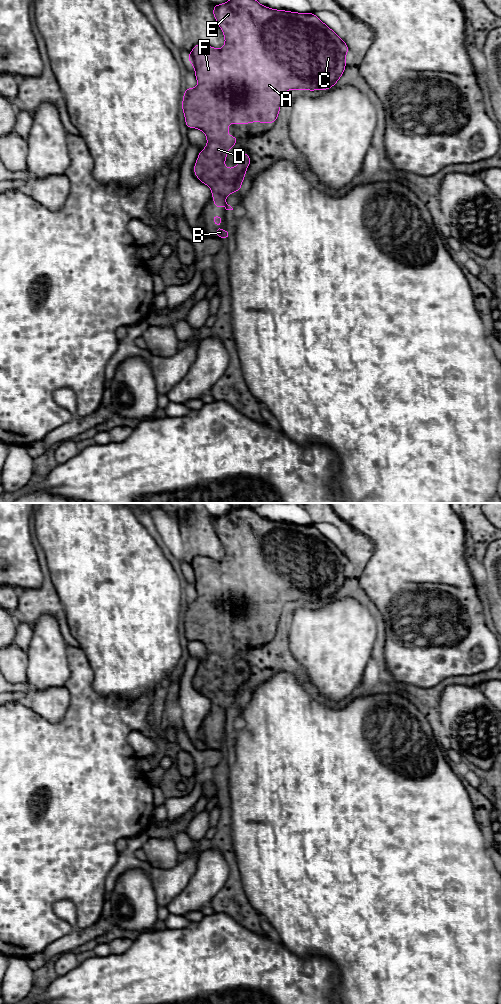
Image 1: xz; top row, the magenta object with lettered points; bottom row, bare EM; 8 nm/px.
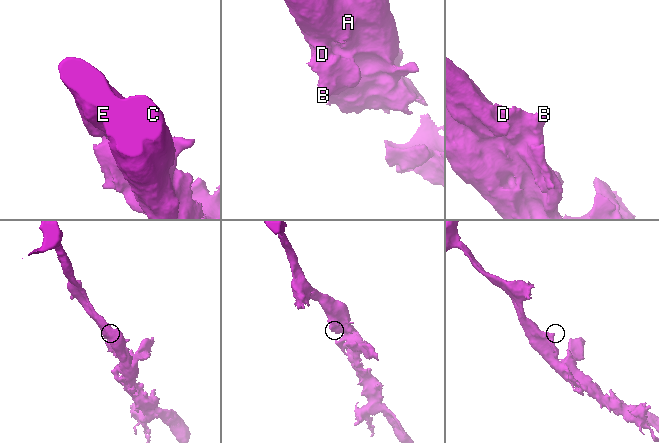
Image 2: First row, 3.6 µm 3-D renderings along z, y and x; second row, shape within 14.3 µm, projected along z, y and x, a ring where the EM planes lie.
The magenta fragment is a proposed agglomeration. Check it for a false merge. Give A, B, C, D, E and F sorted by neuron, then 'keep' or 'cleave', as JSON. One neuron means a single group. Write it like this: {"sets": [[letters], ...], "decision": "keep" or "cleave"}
{"sets": [["A", "B", "C", "D", "E", "F"]], "decision": "keep"}

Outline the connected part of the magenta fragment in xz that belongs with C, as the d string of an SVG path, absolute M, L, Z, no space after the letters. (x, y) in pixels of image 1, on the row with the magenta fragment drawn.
M229 0L223 4L214 5L213 15L223 31L225 44L218 50L206 44L197 44L193 47L188 60L194 67L198 86L185 89L182 110L186 126L202 130L207 138L207 146L199 152L193 168L194 174L211 188L214 208L224 206L226 210L233 210L225 202L225 198L241 190L241 183L244 181L251 160L248 153L243 153L239 156L239 162L235 168L224 167L227 151L237 142L236 136L228 135L229 123L273 123L277 121L282 97L287 90L328 90L344 73L345 56L349 47L313 12L276 10L263 6L256 0Z

